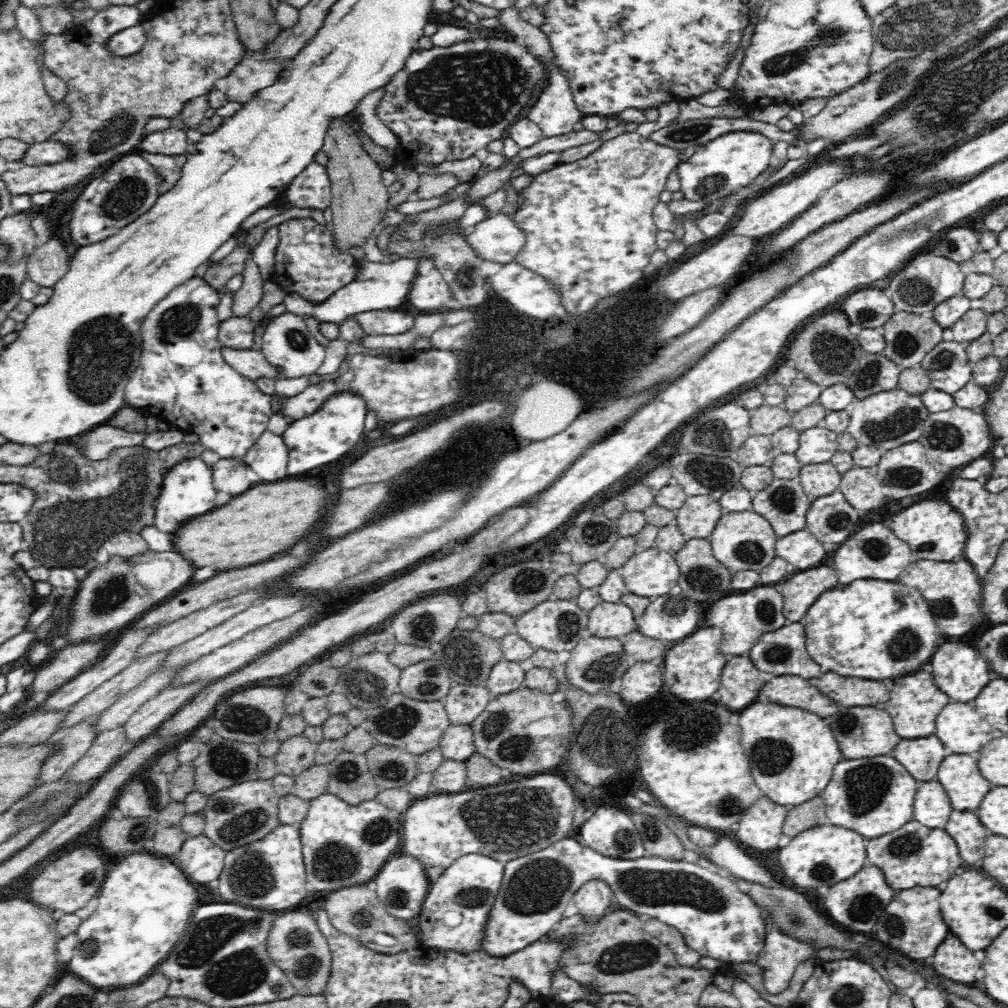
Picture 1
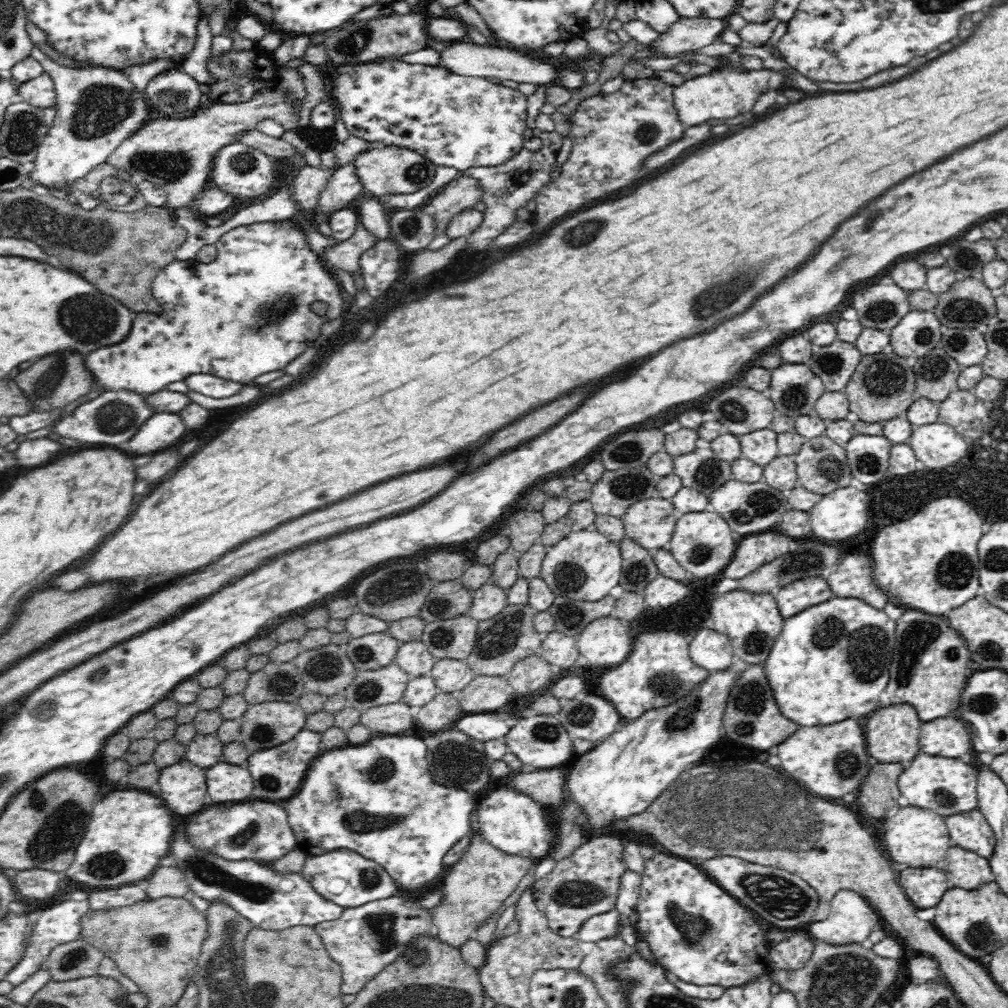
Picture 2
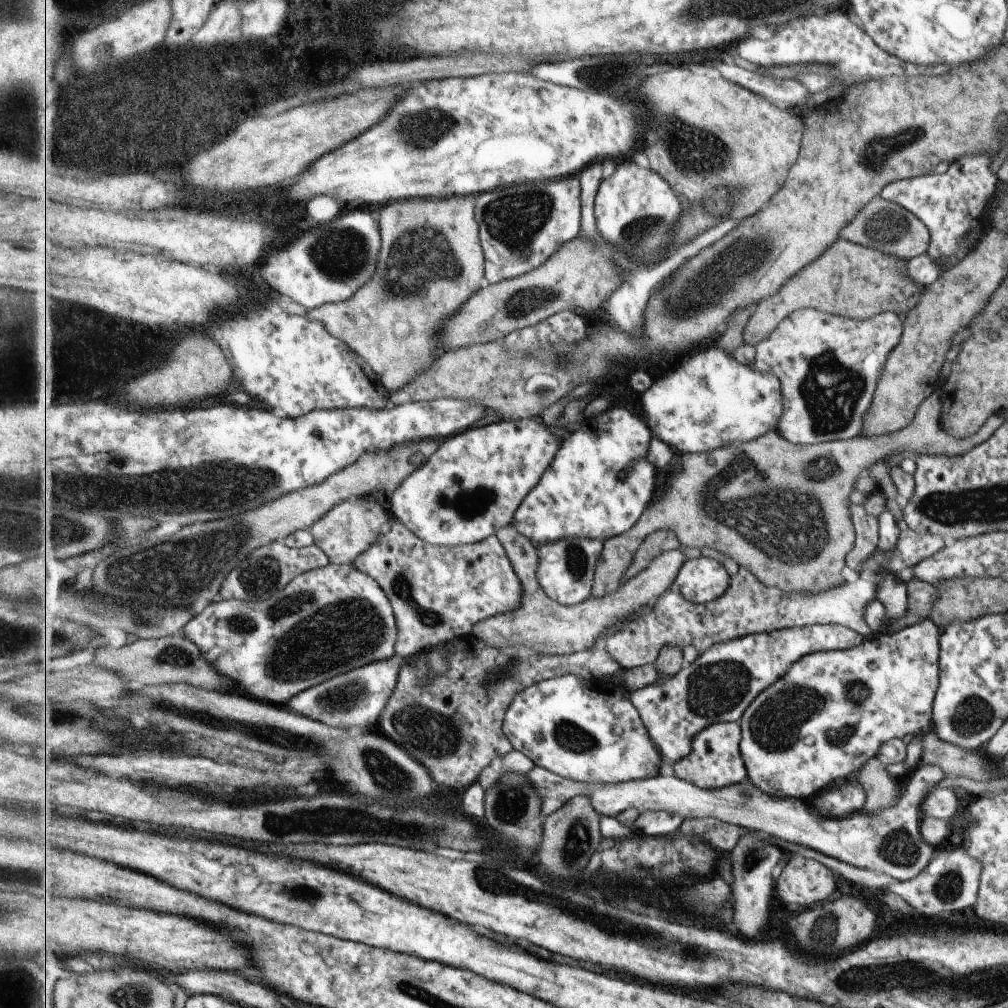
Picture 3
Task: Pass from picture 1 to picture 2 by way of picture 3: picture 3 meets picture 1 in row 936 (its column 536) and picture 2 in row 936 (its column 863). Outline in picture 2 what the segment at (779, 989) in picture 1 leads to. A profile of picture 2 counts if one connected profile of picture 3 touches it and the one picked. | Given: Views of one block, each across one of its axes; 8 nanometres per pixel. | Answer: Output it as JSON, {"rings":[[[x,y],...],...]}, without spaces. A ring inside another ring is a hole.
{"rings":[[[852,889],[838,891],[829,909],[826,919],[814,919],[805,931],[834,946],[861,943],[871,936],[881,919],[878,911]]]}

